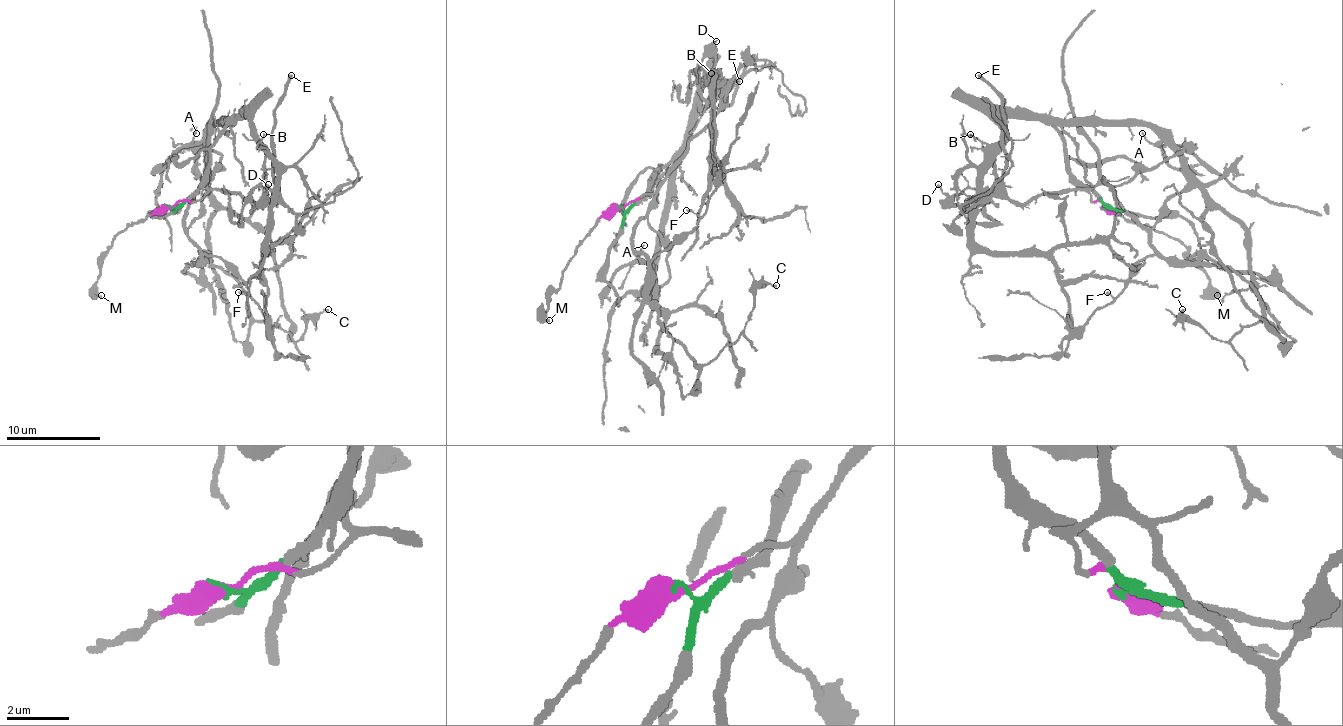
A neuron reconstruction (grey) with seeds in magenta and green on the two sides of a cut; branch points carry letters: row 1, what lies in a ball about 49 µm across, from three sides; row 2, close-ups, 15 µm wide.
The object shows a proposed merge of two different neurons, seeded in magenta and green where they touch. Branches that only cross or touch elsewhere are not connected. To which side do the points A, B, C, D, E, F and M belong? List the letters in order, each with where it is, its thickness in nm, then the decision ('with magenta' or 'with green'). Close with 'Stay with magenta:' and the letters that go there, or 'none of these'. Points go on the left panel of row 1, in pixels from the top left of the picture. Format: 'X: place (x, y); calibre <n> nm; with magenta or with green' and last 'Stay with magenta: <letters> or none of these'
A: place (196, 133); calibre 120 nm; with green
B: place (263, 134); calibre 130 nm; with green
C: place (328, 309); calibre 170 nm; with magenta
D: place (268, 184); calibre 150 nm; with magenta
E: place (291, 75); calibre 260 nm; with magenta
F: place (238, 292); calibre 160 nm; with magenta
M: place (101, 295); calibre 400 nm; with magenta
Stay with magenta: C, D, E, F, M

